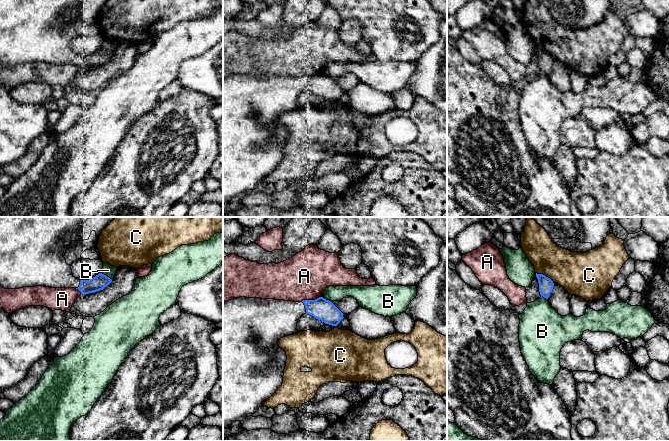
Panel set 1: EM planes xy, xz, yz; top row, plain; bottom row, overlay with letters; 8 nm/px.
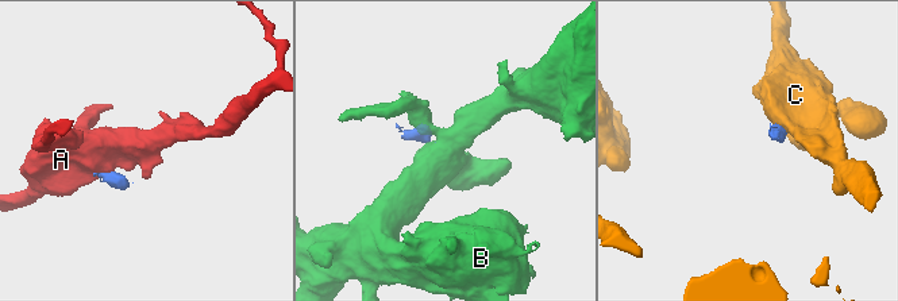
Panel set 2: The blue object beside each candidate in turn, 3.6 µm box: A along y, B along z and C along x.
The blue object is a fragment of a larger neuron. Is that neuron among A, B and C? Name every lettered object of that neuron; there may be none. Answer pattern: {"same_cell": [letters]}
{"same_cell": []}

